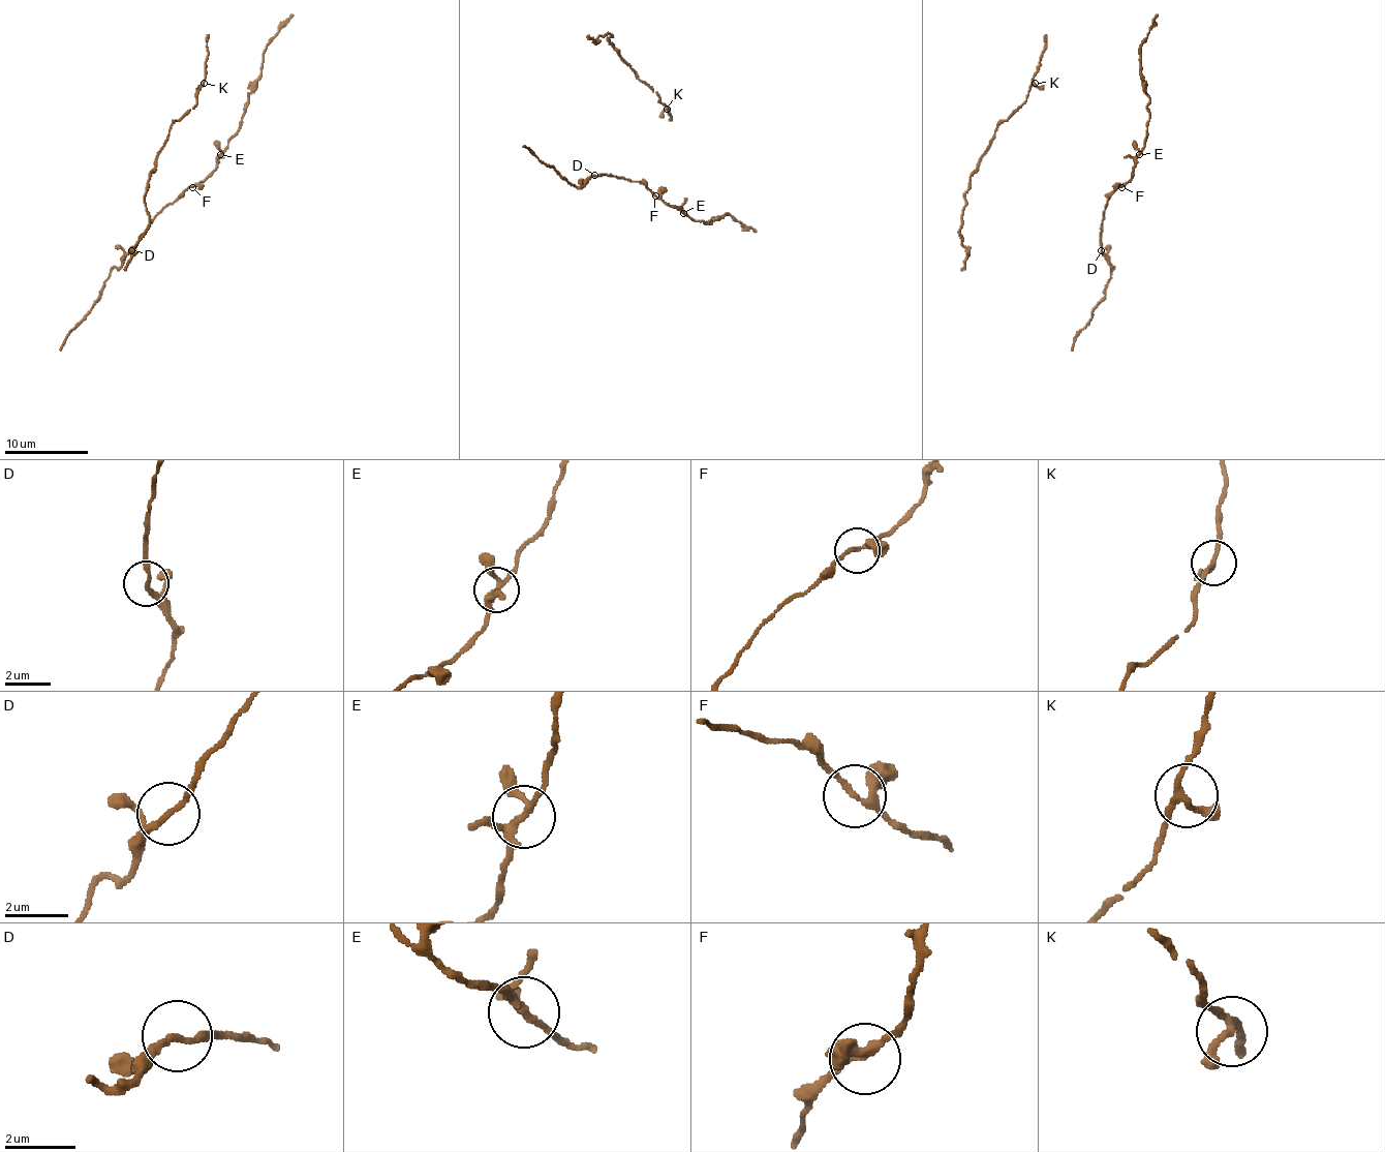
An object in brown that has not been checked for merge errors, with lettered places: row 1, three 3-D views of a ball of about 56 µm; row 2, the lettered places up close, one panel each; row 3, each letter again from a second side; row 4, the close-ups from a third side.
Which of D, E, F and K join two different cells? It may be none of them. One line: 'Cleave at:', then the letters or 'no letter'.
Cleave at: no letter

